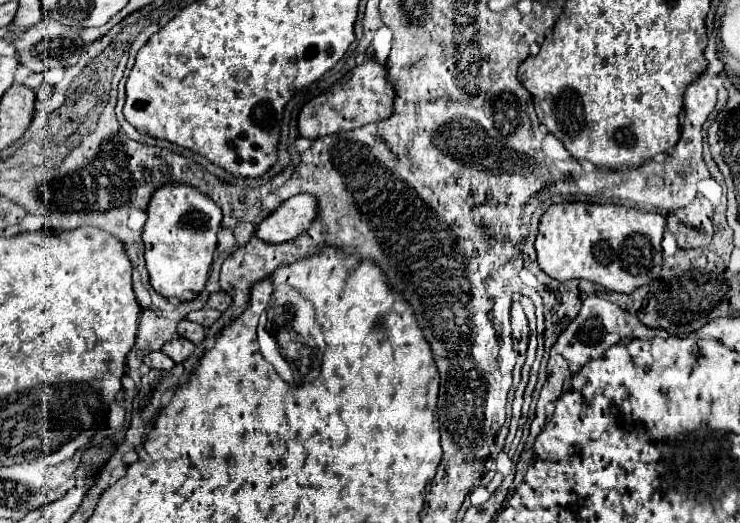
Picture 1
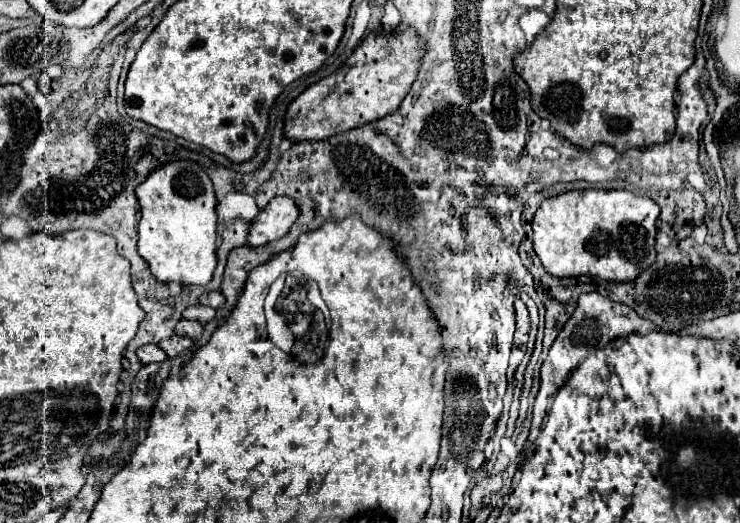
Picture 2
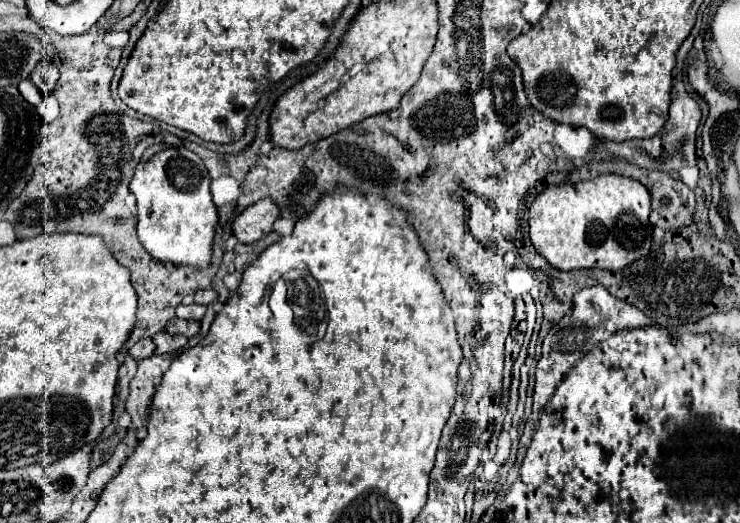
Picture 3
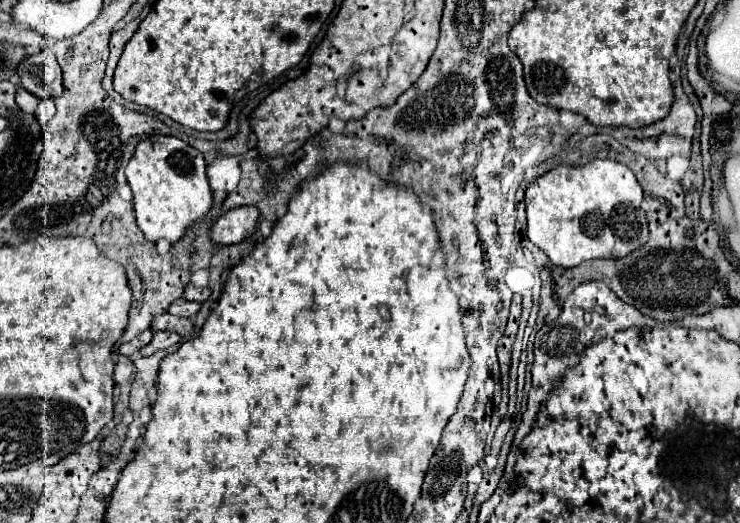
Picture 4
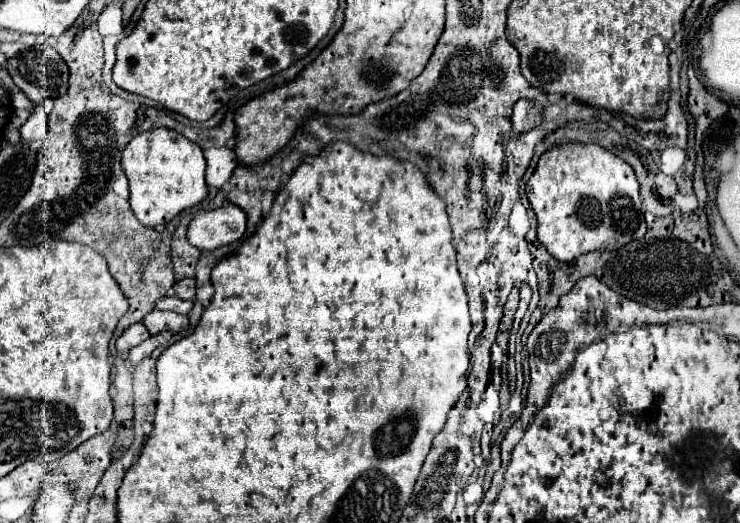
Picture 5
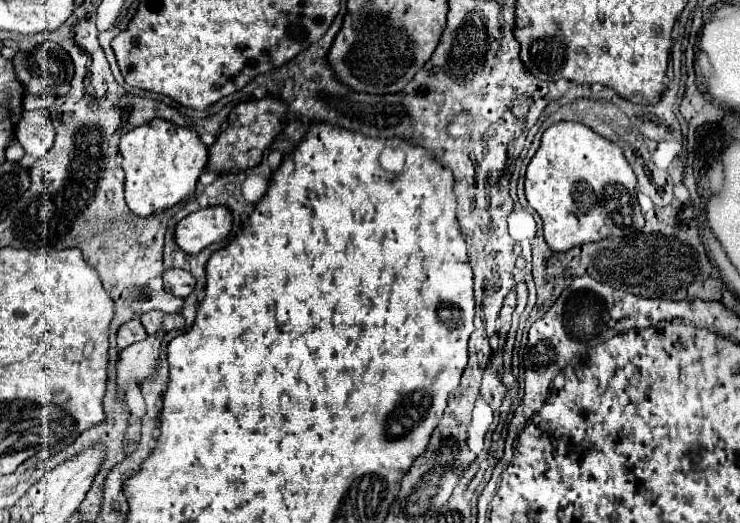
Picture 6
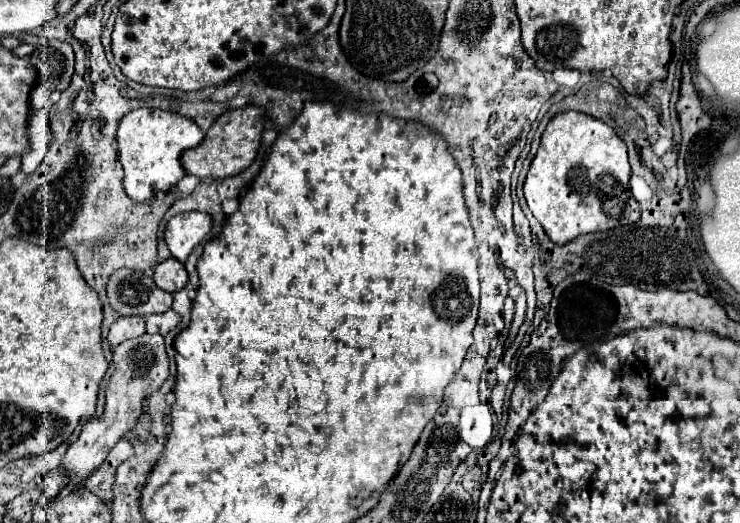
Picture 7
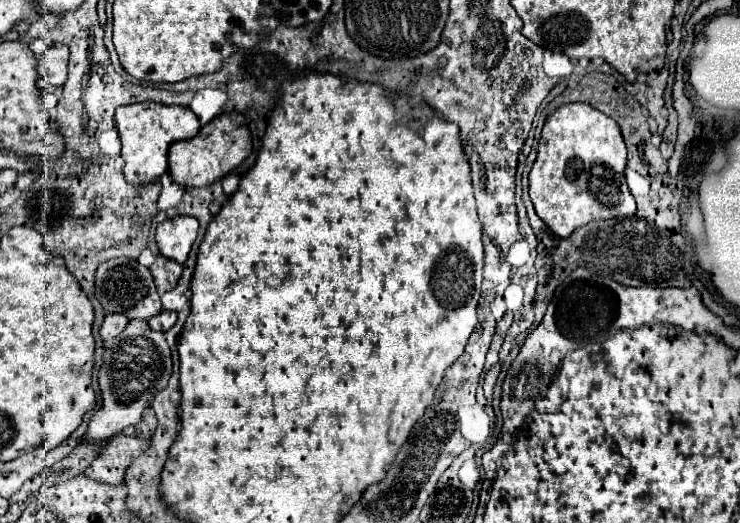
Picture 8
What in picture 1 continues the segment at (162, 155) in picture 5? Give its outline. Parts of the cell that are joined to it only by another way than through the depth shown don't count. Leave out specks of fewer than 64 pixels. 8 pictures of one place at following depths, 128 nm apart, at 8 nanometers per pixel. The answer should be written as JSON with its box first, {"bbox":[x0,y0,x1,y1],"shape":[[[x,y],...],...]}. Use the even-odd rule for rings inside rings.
{"bbox":[144,182,222,300],"shape":[[[170,182],[152,192],[148,202],[148,220],[144,224],[144,260],[152,288],[168,300],[196,298],[208,280],[212,254],[216,250],[216,232],[222,222],[222,210],[212,198],[190,184]]]}

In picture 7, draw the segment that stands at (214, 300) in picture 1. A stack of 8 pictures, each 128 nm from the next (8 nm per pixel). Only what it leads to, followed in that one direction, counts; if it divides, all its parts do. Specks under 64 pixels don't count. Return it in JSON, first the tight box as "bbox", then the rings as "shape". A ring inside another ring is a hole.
{"bbox":[154,258,188,292],"shape":[[[168,258],[160,264],[156,264],[154,282],[158,288],[162,288],[166,292],[176,292],[176,290],[184,288],[184,284],[188,282],[188,274],[186,274],[186,268],[178,260]]]}

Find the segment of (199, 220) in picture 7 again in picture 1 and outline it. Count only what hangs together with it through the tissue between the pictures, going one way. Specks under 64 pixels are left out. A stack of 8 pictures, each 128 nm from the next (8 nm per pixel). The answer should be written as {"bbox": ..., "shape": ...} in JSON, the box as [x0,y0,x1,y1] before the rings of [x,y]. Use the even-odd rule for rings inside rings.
{"bbox":[256,194,316,244],"shape":[[[296,194],[284,200],[268,218],[264,218],[256,236],[268,244],[278,244],[296,238],[306,232],[316,218],[316,198],[308,194]]]}

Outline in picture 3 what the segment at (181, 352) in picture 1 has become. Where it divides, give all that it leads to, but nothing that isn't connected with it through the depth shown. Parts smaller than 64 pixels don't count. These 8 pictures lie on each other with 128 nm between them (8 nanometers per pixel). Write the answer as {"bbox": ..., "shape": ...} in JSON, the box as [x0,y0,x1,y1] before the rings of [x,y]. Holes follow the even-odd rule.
{"bbox":[152,332,188,354],"shape":[[[160,332],[160,334],[156,334],[152,340],[154,340],[154,344],[156,344],[154,354],[178,352],[178,350],[182,350],[182,348],[186,346],[186,342],[188,342],[184,336],[172,336],[172,334],[168,334],[168,332]]]}

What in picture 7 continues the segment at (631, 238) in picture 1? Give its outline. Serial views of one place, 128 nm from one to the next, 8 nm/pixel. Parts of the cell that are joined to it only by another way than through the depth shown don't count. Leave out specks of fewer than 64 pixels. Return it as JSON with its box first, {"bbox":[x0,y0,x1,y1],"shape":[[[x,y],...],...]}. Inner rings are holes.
{"bbox":[524,110,640,244],"shape":[[[568,110],[548,122],[524,182],[524,196],[550,240],[566,244],[580,234],[634,224],[640,218],[640,208],[628,180],[626,144],[618,134],[590,114]]]}

